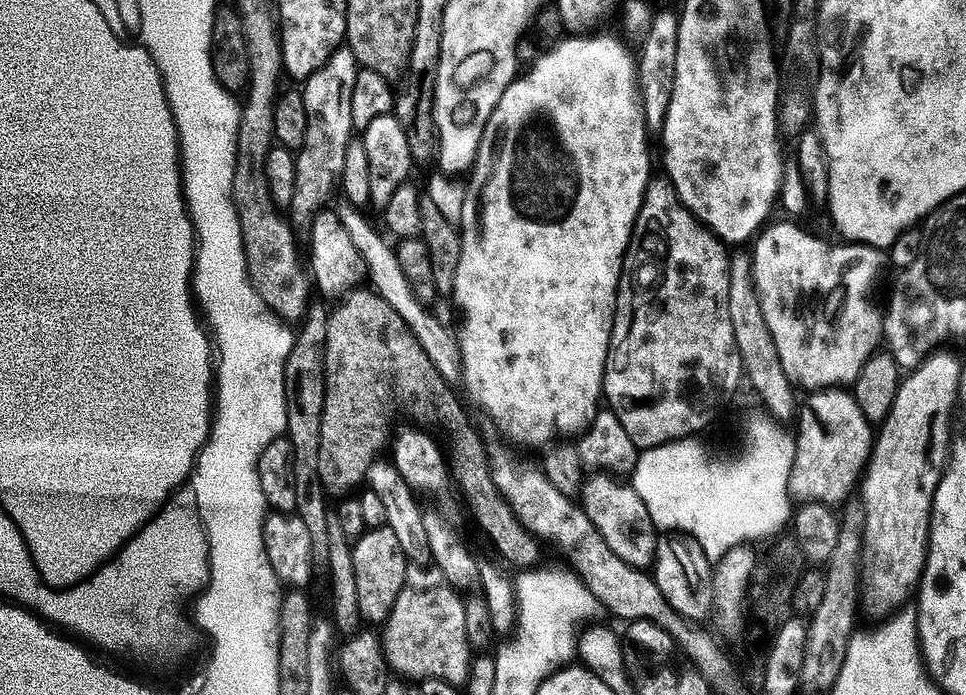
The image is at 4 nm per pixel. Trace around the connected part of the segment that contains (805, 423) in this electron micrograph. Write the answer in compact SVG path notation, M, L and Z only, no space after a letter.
M840 388L816 390L816 400L805 399L812 408L801 405L799 409L798 428L794 435L796 450L800 456L794 458L789 480L858 480L874 443L871 423L863 416L853 393Z

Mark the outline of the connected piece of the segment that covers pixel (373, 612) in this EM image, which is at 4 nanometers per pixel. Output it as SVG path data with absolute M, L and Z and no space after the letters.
M387 526L368 528L351 547L361 621L368 623L369 620L370 623L377 624L377 626L383 625L394 608L398 594L402 593L410 561L398 542L398 534Z

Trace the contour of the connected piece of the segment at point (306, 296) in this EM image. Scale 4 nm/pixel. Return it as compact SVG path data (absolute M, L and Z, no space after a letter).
M275 93L266 96L248 96L242 100L240 109L240 138L238 141L238 151L236 153L236 187L232 189L231 207L236 208L234 218L242 222L242 240L244 253L246 254L248 277L252 279L252 284L259 291L260 297L271 309L280 315L285 322L299 321L303 317L310 303L310 276L304 272L298 262L296 254L297 239L292 231L291 224L283 215L276 213L276 206L272 202L272 196L268 190L268 180L264 177L269 173L269 166L266 164L266 154L274 147L274 110L276 109Z

